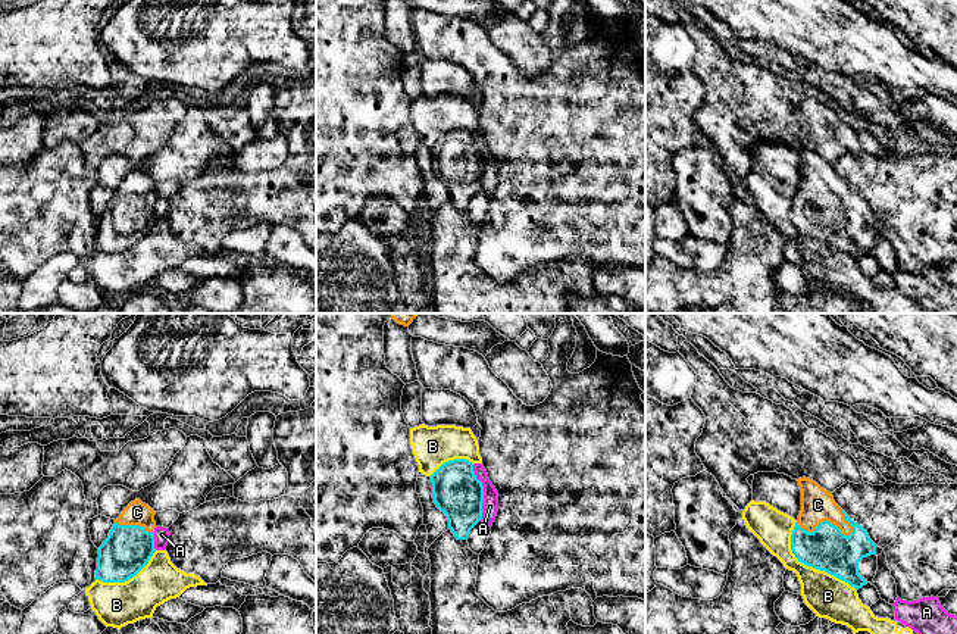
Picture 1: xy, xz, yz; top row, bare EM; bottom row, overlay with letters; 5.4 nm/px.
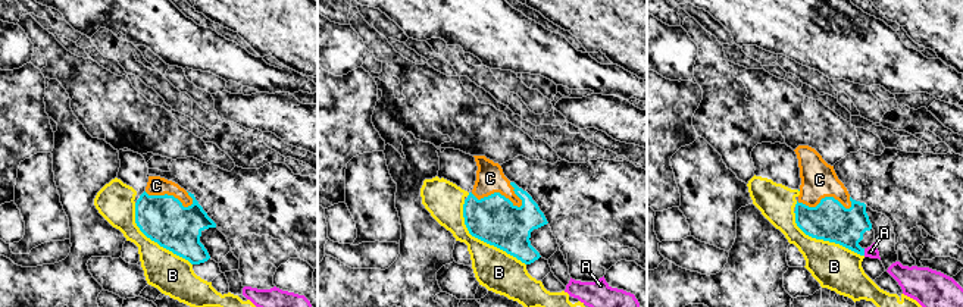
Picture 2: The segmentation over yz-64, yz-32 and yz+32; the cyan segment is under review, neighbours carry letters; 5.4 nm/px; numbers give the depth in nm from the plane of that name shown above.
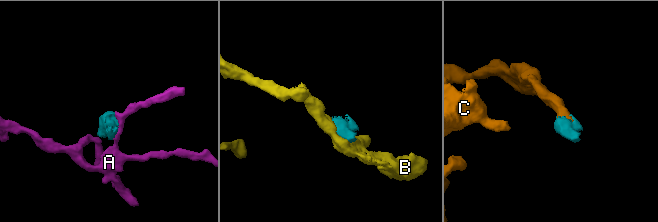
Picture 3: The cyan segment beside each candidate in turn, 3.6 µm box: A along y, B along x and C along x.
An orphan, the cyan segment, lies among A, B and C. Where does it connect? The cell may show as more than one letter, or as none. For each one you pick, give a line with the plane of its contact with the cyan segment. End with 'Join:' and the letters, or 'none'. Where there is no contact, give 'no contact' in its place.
C: contact in yz
Join: C

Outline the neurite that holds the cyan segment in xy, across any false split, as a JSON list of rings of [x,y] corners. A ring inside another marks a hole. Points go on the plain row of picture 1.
[[[140,169],[115,190],[109,207],[98,218],[96,250],[125,253],[150,231],[154,219],[156,182]]]

